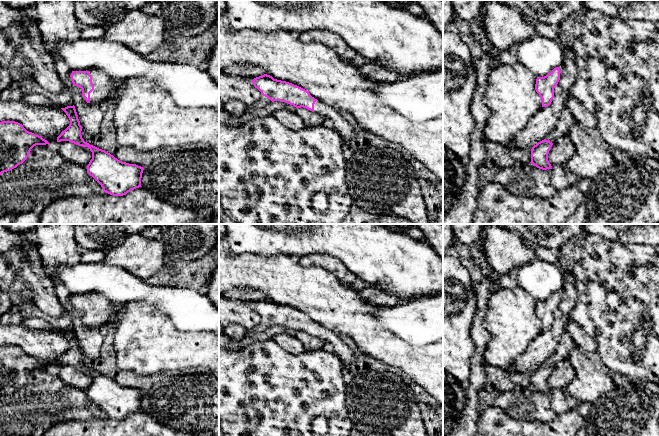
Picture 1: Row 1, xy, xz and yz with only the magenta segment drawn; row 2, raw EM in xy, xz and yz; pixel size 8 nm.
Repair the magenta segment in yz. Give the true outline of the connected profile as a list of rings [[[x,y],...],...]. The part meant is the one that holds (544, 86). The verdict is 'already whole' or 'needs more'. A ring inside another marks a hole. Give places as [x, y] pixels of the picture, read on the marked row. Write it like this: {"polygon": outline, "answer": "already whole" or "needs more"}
{"polygon": [[[554,68],[544,77],[537,77],[535,90],[542,99],[542,107],[548,107],[554,98],[554,88],[560,80],[560,68]]], "answer": "already whole"}

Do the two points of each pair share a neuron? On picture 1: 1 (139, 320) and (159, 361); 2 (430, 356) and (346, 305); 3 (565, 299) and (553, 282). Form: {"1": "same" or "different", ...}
{"1": "same", "2": "same", "3": "different"}

